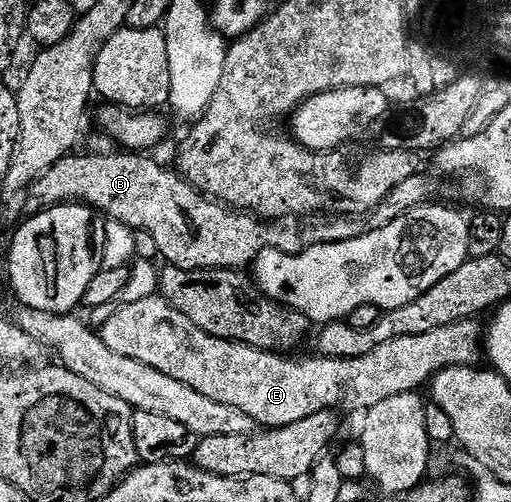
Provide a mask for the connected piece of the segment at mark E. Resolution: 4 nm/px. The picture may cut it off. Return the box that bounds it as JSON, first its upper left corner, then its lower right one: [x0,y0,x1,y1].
[99,294,483,429]

